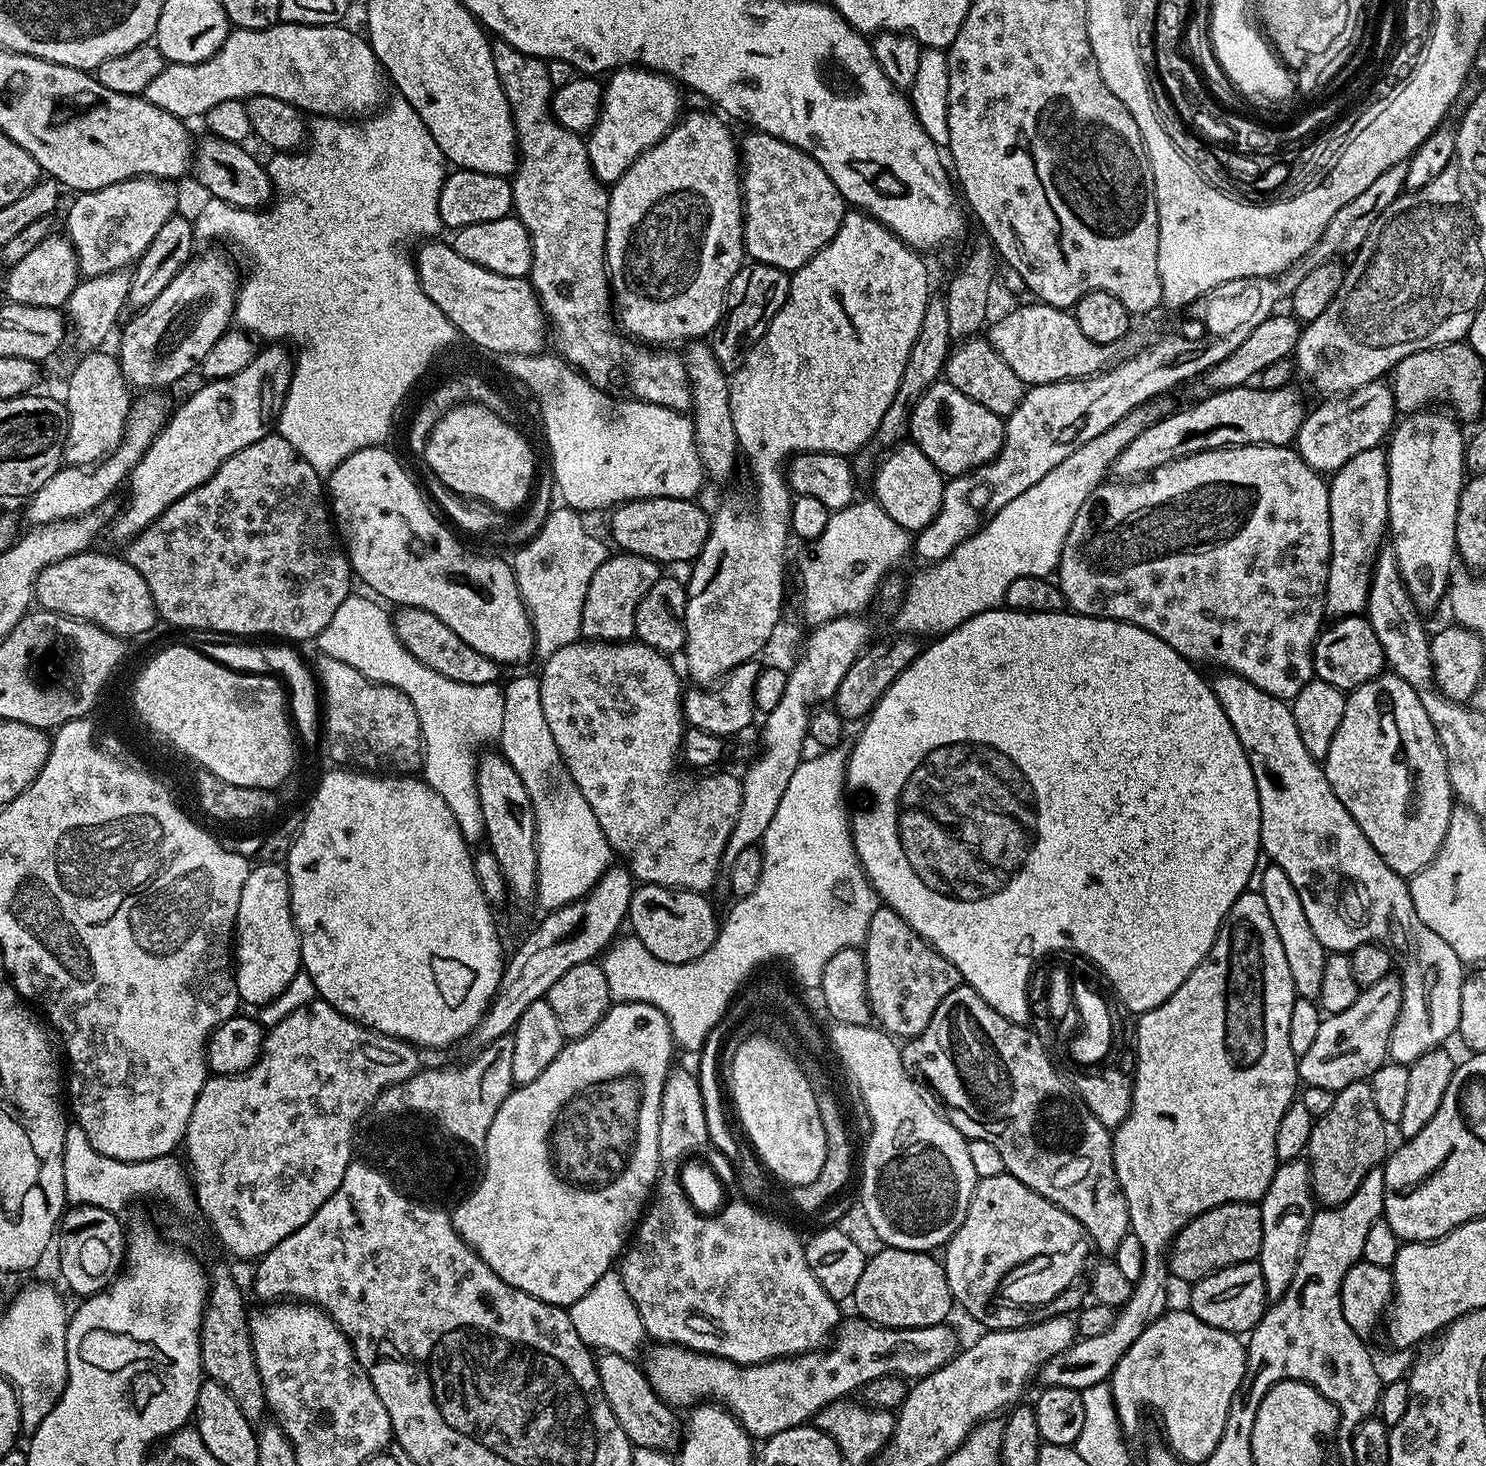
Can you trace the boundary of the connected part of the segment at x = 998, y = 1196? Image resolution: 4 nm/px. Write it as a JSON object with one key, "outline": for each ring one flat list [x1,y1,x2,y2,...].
{"outline":[[1008,1172,994,1174,994,1178,979,1178,966,1218,942,1252,952,1299,964,1312,972,1308,968,1316,976,1312,971,1318,976,1321,979,1316,984,1316,984,1308,980,1308,984,1296,988,1296,988,1292,998,1292,1000,1280,1009,1270,1039,1255,1068,1250,1081,1238,1081,1226,1073,1216,1042,1198,1042,1194,1030,1190,1030,1186,1018,1182,1018,1178]]}

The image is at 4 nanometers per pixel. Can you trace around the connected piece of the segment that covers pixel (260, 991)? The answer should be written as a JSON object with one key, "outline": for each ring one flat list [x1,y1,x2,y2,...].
{"outline":[[257,863,249,871,246,886,242,886,242,898,238,902,238,914,236,915,234,975,241,1001,245,1005,259,1006,278,998,278,994,286,990,290,978,294,978,294,974,301,971,301,968,300,936,296,933,296,923,292,917,288,869,284,864]]}

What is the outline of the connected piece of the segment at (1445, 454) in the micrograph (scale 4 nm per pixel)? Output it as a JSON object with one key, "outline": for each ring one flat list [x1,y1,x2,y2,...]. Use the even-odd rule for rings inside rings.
{"outline":[[1417,410,1405,415,1386,440,1388,532,1396,535,1398,570,1420,610,1432,608,1445,599,1454,572,1452,559,1455,561,1458,556,1456,515,1466,483,1466,436,1460,433,1459,426,1457,417,1447,411]]}

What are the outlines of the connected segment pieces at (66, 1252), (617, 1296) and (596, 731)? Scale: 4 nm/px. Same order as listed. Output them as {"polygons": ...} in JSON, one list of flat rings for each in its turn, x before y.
{"polygons":[[[96,1204,69,1207,58,1225,60,1276,76,1298,96,1296,103,1292,121,1271,126,1260,126,1228,108,1208]],[[610,1270,578,1298,568,1308,570,1322,574,1322,574,1330,578,1330,578,1338,593,1350,607,1350,614,1354,632,1358,641,1351,640,1343,646,1340,644,1323,638,1314,638,1306,634,1306,634,1298,626,1290,623,1278,619,1271]],[[583,638,576,640,570,646,562,646,562,650,556,650,554,654,548,656,544,661,544,669,538,672,540,677,540,689,542,690,542,714,546,718,546,726,550,726,550,734,554,734,554,742,560,751,560,759,567,771,568,776,572,779,572,783,576,785,576,789,582,794,582,798,586,798,586,802,590,802,590,810,594,810,594,818,598,818,598,826,602,826,602,834,606,834,608,845,611,846,613,853,628,856,626,861,627,867,630,869,633,877,640,884,657,884,663,888,685,888,688,892,707,893,708,887,716,880,716,871,719,870,720,864,725,863,724,851,726,850,726,842,730,842,730,834,734,830,734,822,738,822,738,810,742,810,742,786,740,785,741,777,739,775,731,776,728,772,713,771,711,774,700,774,697,780,687,780,684,776,676,773,676,760,681,759,682,745,684,743,684,730,686,721,684,718,684,693,683,687,679,688,680,676,676,673,676,668,671,664,669,657,665,653,654,650,650,646,640,643,639,640,633,638,623,642,609,642,606,640,585,640]]]}

